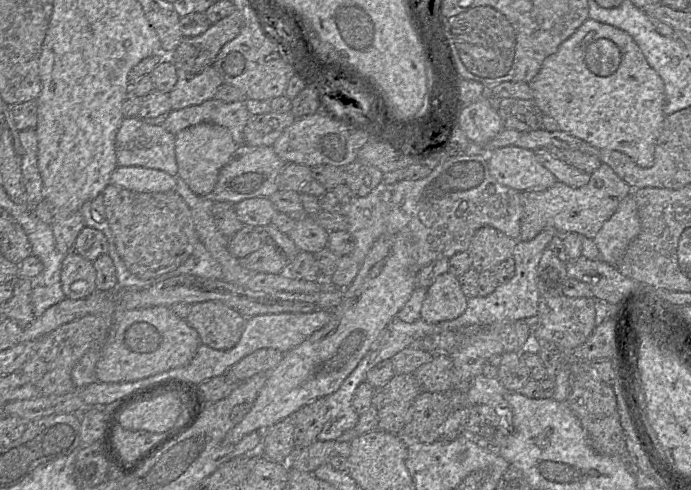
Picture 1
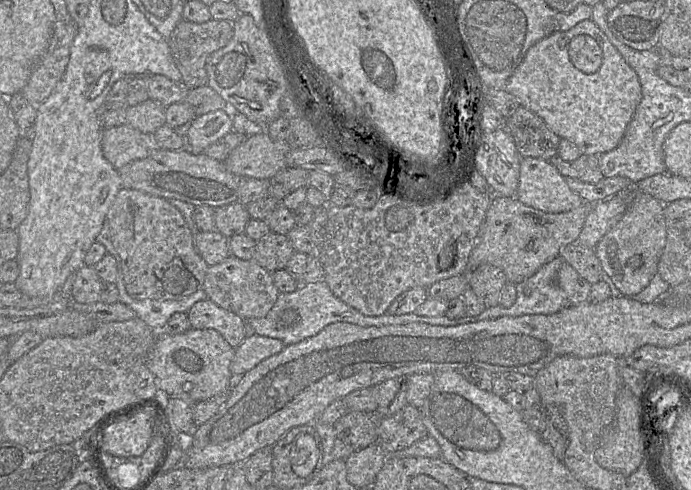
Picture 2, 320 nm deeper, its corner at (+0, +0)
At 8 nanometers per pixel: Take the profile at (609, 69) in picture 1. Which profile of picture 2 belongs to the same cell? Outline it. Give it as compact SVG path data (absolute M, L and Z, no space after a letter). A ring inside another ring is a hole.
M591 19L532 45L507 80L505 90L514 95L521 106L542 118L557 136L573 142L582 154L596 156L618 146L642 98L638 75Z

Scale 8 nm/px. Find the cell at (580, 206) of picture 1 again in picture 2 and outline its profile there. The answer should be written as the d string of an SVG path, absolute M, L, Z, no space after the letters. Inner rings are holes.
M493 196L471 251L467 273L482 264L501 269L508 282L518 284L535 274L544 264L560 255L561 250L578 242L590 205L561 213L546 213L526 206L514 197Z

